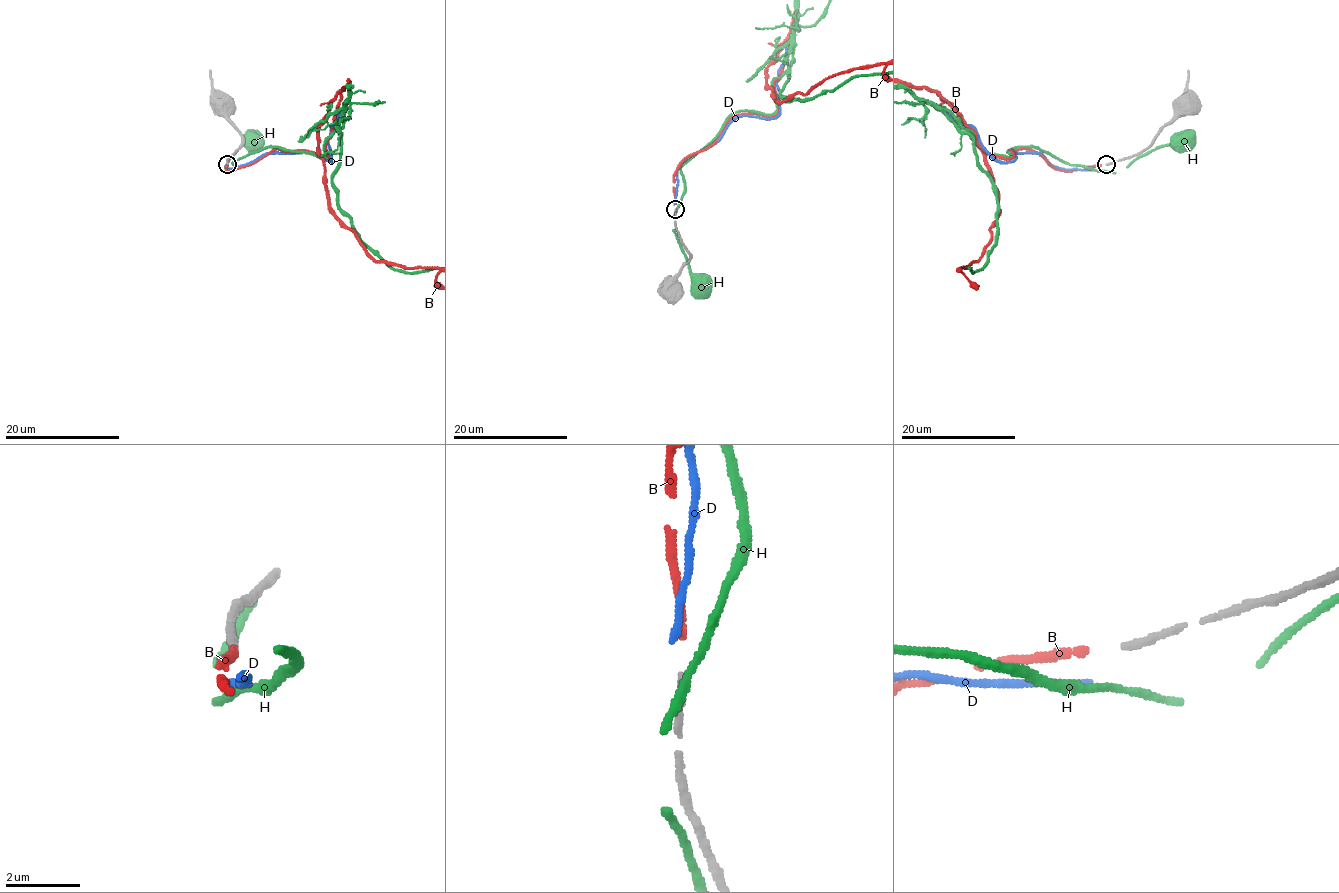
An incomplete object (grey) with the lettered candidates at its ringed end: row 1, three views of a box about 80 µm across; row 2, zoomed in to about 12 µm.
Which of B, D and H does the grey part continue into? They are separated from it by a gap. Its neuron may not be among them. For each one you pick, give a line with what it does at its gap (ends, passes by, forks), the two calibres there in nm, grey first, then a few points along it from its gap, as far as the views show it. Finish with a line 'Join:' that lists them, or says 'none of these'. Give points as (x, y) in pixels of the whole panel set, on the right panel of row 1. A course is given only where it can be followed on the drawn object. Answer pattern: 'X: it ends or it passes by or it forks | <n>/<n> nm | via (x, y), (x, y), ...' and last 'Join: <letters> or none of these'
B: it ends | 220/200 nm
Join: B

